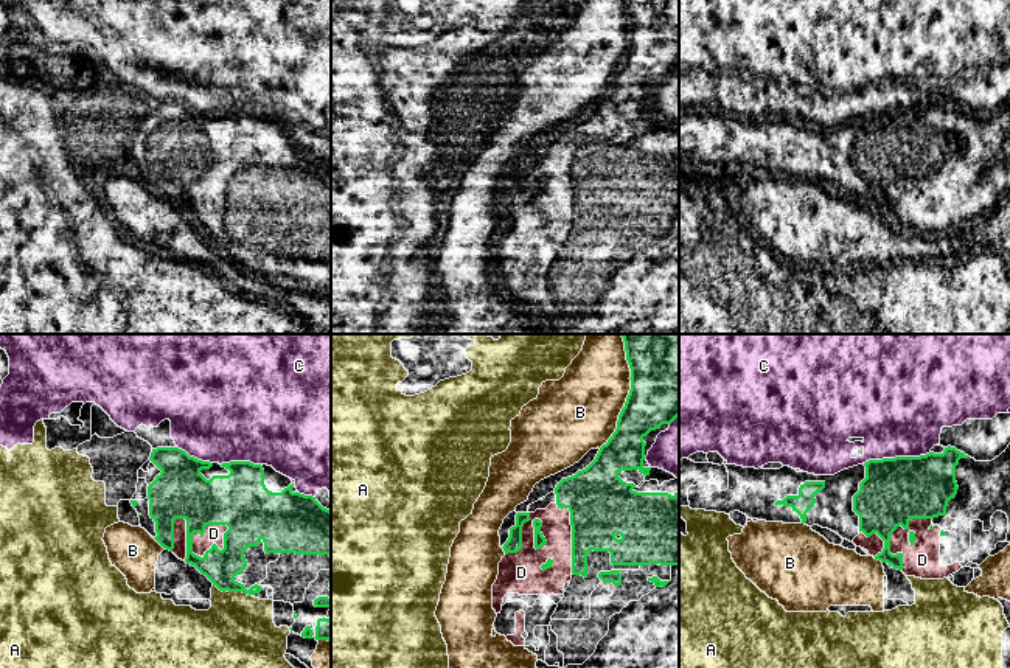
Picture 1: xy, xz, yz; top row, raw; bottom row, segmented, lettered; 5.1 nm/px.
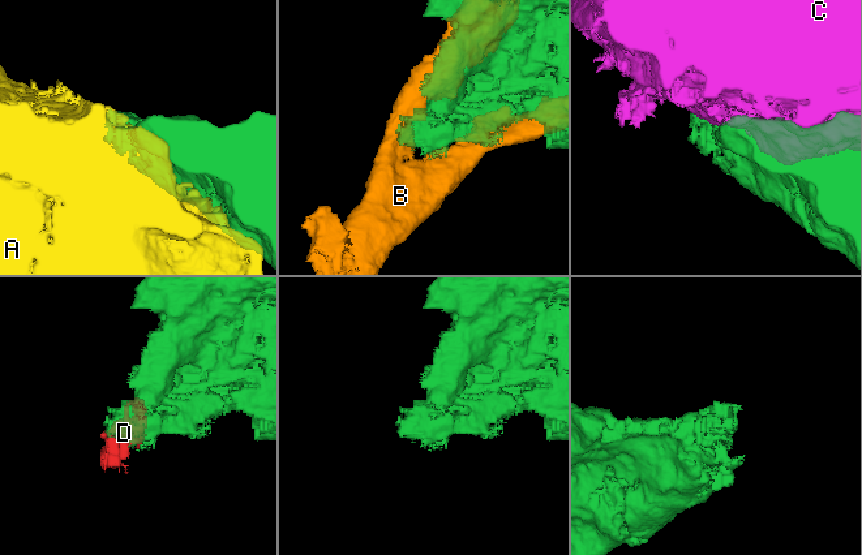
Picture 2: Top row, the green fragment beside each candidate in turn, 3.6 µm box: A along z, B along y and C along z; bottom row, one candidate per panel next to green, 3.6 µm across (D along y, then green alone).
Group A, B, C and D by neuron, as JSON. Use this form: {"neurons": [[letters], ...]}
{"neurons": [["A"], ["B"], ["C"], ["D"]]}

